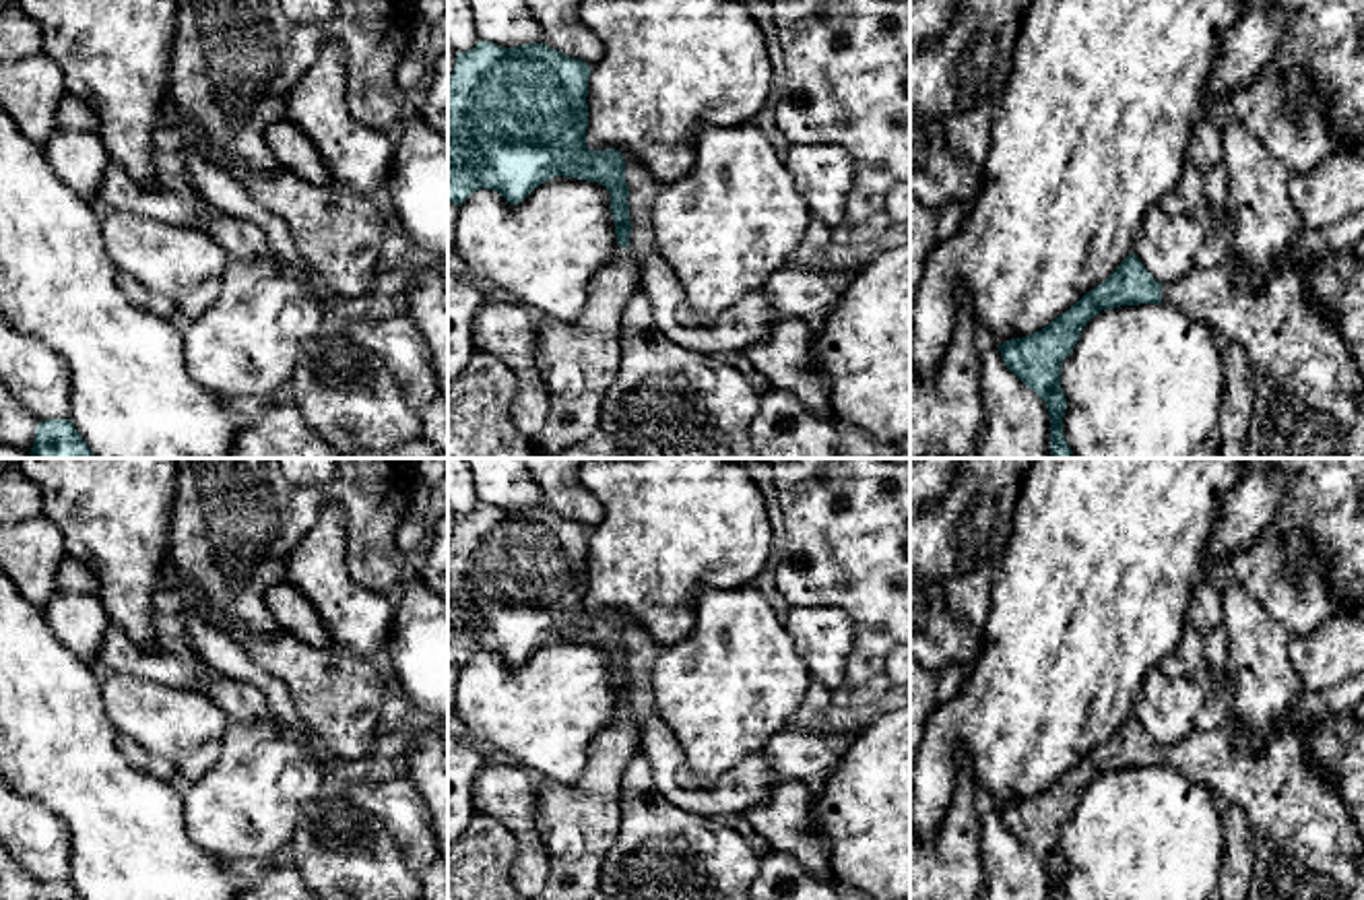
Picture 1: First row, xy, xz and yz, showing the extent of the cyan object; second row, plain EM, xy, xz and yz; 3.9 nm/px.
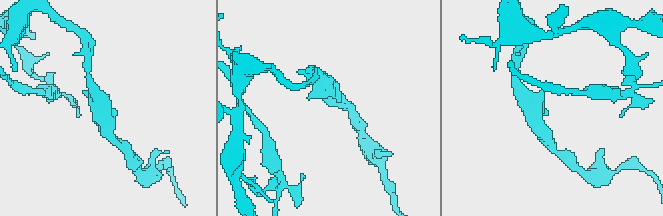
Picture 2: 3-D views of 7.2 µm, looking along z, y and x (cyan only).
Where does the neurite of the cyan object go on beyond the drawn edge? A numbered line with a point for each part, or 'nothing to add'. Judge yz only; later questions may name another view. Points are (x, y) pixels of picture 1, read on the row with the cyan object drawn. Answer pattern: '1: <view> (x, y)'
1: yz (1309, 397)

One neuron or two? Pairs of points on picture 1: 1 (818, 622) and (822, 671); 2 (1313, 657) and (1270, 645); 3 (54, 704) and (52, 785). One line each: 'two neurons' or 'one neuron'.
1: one neuron
2: two neurons
3: one neuron

